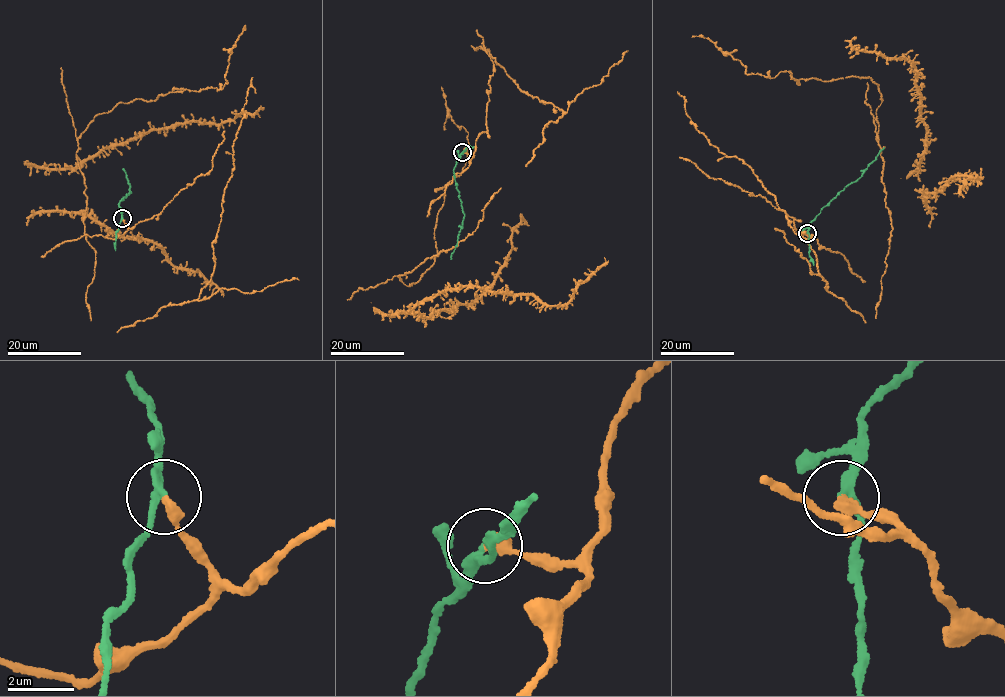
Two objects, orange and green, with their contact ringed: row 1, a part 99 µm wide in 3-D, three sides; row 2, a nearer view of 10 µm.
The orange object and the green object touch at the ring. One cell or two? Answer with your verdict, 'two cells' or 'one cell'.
two cells

